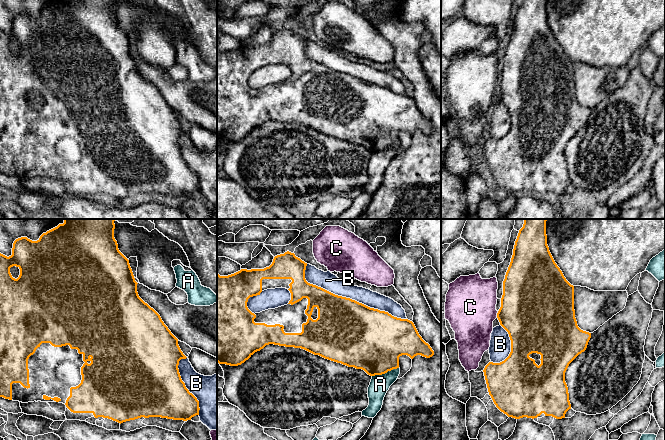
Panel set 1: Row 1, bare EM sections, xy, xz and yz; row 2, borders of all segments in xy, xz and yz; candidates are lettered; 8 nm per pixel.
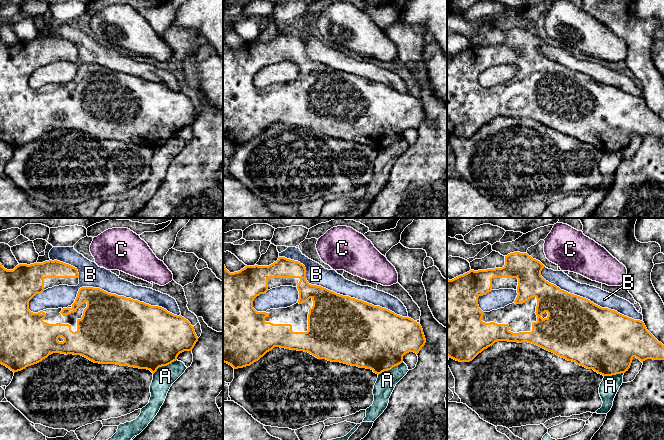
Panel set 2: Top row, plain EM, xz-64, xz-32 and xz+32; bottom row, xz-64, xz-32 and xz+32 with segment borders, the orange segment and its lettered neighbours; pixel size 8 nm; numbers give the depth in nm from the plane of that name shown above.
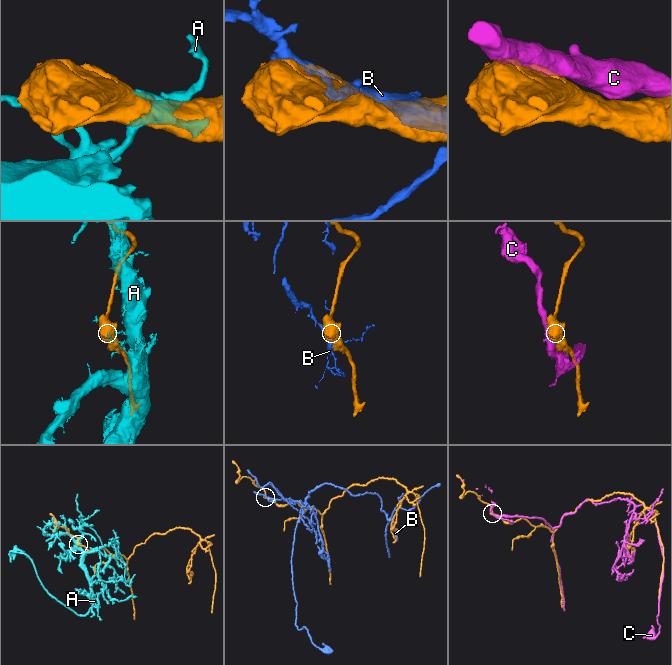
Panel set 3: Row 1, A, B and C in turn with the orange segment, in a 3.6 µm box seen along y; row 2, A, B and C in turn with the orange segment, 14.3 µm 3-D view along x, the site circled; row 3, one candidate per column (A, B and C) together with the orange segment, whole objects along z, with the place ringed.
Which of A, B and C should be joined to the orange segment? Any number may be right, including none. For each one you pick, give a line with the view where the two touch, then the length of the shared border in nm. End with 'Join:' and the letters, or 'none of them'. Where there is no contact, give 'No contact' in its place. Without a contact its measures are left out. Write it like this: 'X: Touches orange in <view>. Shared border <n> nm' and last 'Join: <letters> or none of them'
Join: none of them

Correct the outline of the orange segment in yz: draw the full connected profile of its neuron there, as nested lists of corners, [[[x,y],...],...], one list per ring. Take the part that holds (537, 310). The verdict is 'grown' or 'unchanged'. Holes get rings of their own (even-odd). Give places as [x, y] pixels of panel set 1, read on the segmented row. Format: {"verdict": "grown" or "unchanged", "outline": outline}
{"verdict": "grown", "outline": [[[524,219],[523,227],[519,230],[517,239],[515,241],[513,255],[510,265],[503,281],[503,295],[501,298],[501,307],[497,313],[497,318],[500,325],[508,332],[511,340],[511,352],[509,356],[500,363],[489,362],[483,372],[488,388],[489,395],[491,396],[496,407],[506,414],[508,417],[520,419],[527,418],[542,418],[544,416],[552,416],[556,419],[565,418],[566,412],[571,409],[569,401],[568,387],[565,382],[565,372],[569,364],[587,348],[588,342],[591,338],[591,333],[581,330],[575,318],[574,310],[574,286],[571,285],[564,277],[562,271],[555,263],[547,245],[546,235],[546,221],[547,219]]]}

